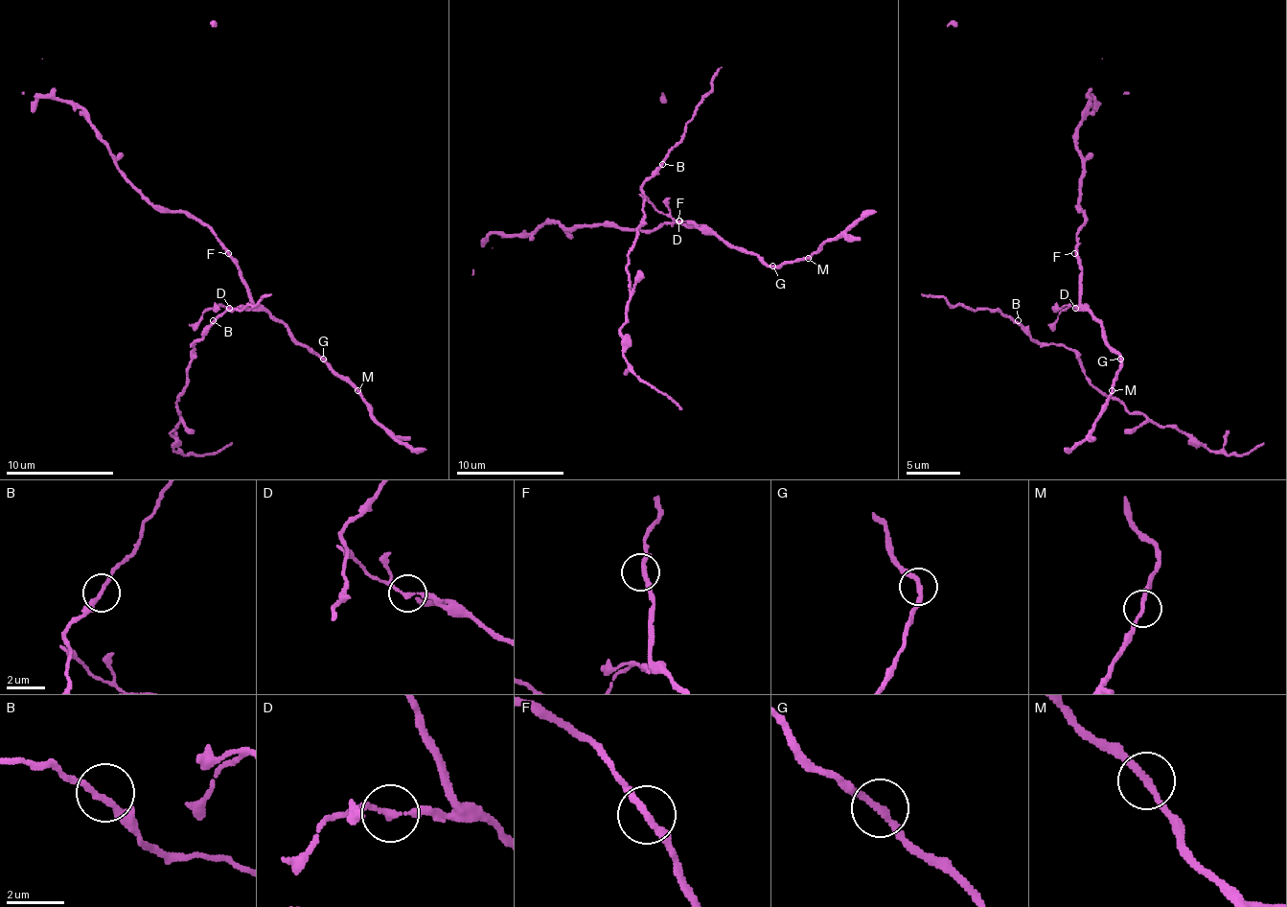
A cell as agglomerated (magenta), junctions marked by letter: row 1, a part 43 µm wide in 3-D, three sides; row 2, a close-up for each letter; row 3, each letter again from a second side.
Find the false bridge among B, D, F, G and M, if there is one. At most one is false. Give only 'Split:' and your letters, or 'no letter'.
Split: no letter

